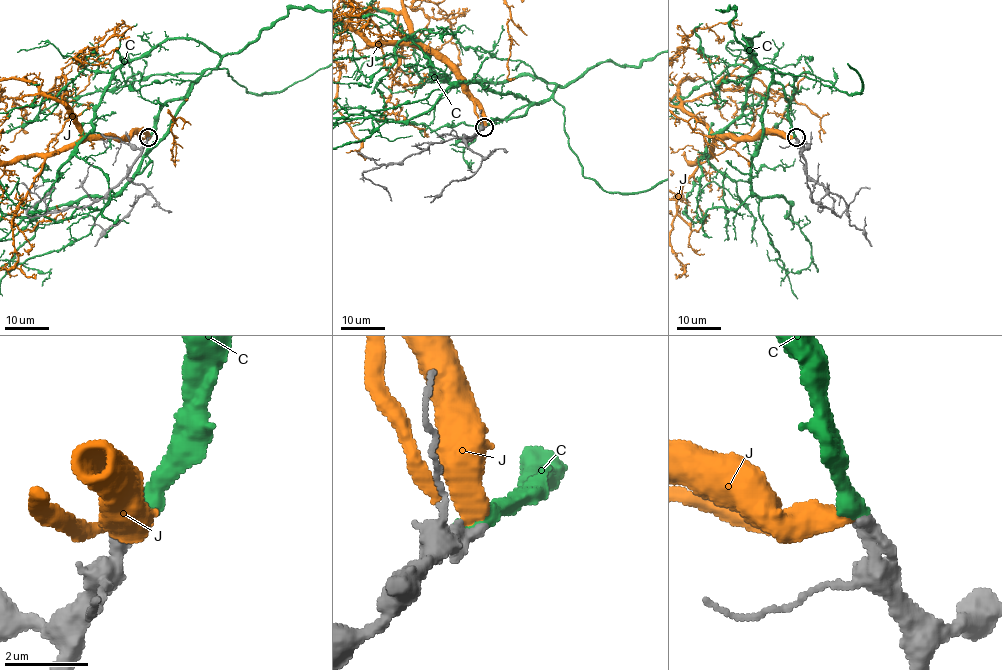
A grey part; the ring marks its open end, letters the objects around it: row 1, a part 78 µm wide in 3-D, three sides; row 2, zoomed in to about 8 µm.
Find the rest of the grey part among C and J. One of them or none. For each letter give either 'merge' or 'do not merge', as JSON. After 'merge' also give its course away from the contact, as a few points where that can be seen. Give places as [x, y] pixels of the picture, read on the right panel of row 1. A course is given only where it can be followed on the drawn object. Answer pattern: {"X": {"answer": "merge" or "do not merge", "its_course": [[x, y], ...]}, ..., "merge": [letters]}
{"C": {"answer": "merge"}, "J": {"answer": "do not merge"}, "merge": ["C"]}

